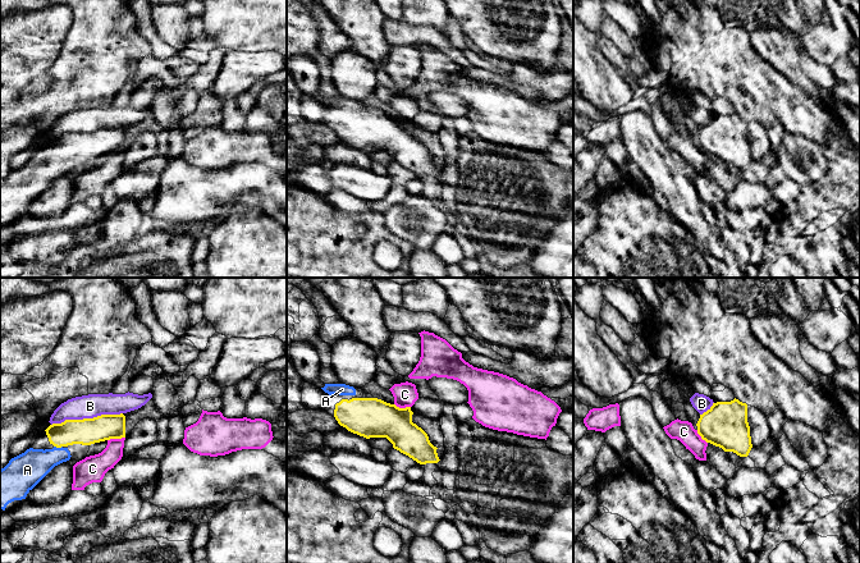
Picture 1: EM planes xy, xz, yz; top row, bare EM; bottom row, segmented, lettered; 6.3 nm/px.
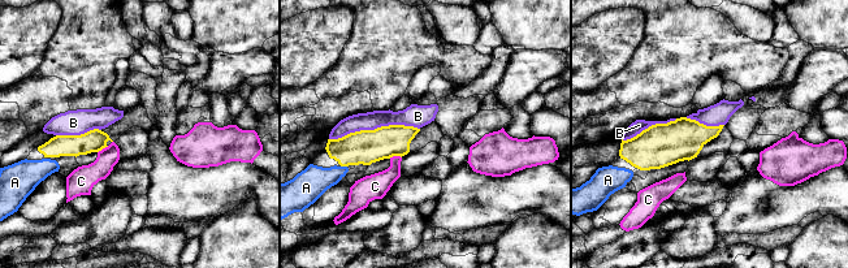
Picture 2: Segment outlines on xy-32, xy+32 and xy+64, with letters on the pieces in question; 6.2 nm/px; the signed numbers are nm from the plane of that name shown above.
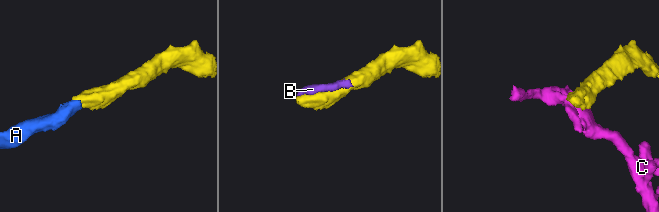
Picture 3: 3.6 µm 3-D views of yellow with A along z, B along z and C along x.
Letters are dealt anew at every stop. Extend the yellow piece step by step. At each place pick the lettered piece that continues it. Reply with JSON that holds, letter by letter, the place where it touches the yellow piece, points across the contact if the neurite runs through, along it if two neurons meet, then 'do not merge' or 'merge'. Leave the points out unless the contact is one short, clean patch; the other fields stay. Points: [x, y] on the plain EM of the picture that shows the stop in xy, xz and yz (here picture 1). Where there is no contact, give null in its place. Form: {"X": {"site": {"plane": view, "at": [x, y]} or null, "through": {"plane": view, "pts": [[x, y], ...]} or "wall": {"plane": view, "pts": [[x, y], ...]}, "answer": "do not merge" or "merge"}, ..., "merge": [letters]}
{"A": {"site": {"plane": "xy", "at": [58, 160]}, "through": {"plane": "xy", "pts": [[86, 145], [73, 145], [58, 160], [45, 174], [27, 183]]}, "answer": "merge"}, "B": {"site": {"plane": "xy", "at": [86, 132]}, "answer": "do not merge"}, "C": {"site": {"plane": "xy", "at": [115, 151]}, "wall": {"plane": "xy", "pts": [[124, 150], [108, 154]]}, "answer": "do not merge"}, "merge": ["A"]}

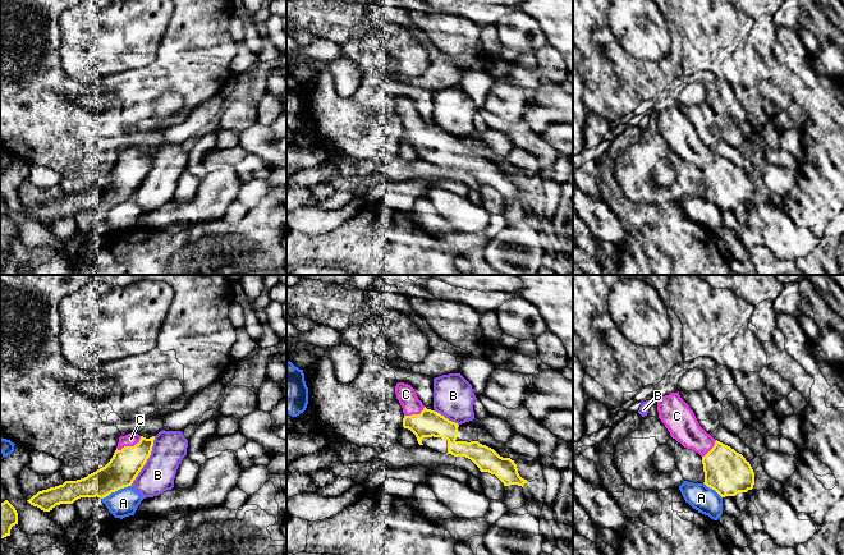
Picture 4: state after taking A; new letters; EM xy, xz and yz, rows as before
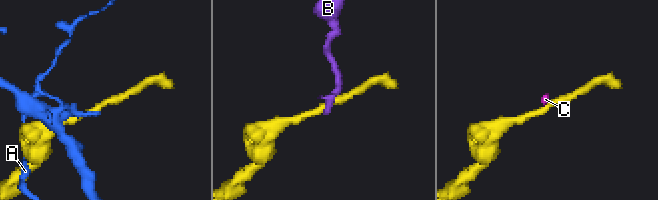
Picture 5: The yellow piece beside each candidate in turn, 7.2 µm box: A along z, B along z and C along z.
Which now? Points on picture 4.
{"A": {"site": {"plane": "xy", "at": [117, 203]}, "answer": "do not merge"}, "B": {"site": {"plane": "xy", "at": [146, 174]}, "answer": "do not merge"}, "C": {"site": {"plane": "xy", "at": [129, 160]}, "through": {"plane": "xy", "pts": [[125, 178], [129, 171], [129, 160], [131, 152]]}, "answer": "merge"}, "merge": ["C"]}

